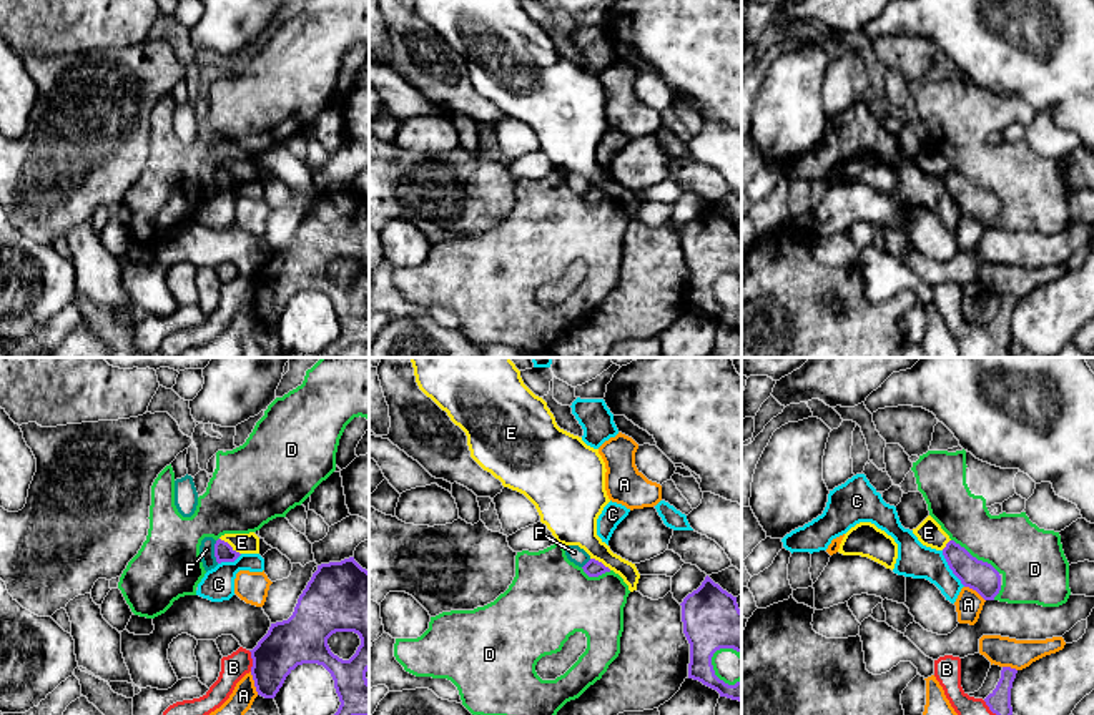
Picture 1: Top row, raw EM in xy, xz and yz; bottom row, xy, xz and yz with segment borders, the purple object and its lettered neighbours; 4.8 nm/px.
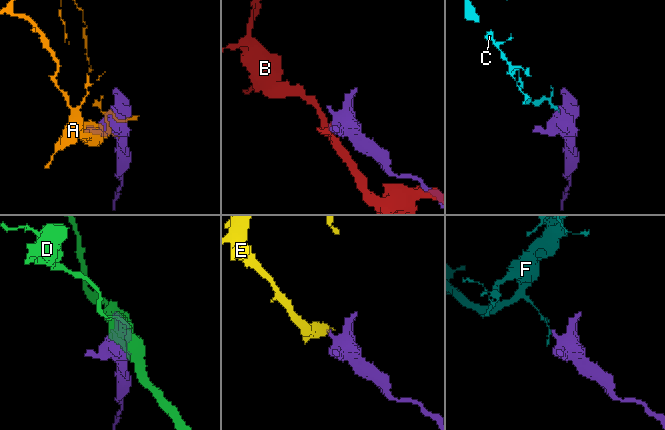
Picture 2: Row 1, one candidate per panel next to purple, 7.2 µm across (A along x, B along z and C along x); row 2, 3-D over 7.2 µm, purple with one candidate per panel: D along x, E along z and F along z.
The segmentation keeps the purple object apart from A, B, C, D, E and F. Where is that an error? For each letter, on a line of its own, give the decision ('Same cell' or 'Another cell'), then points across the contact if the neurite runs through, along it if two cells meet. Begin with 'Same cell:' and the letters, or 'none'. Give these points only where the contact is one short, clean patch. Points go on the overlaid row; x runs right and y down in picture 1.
Same cell: none
A: Another cell
B: Another cell
C: Another cell
D: Another cell
E: Another cell. Boundary: xy (220, 537), (240, 554)
F: Another cell. Boundary: xy (215, 541), (215, 559), (218, 562)

